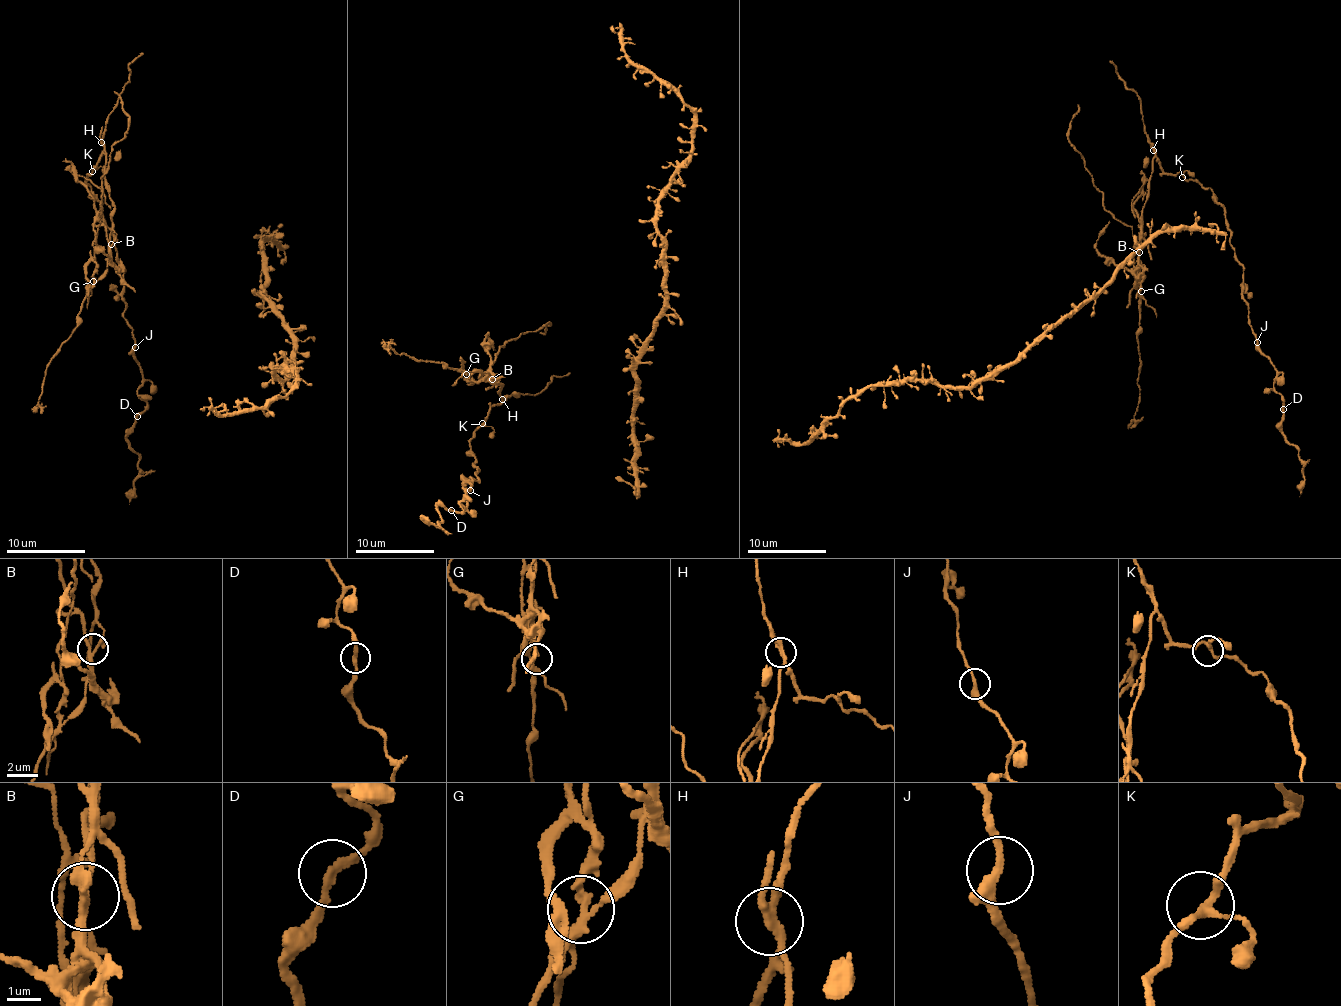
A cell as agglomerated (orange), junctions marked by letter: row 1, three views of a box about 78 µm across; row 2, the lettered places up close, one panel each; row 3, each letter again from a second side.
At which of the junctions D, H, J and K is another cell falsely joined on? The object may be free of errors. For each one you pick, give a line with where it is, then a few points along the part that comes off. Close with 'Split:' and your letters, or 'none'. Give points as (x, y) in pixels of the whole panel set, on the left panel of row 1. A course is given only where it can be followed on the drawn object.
H: Place: (101, 142). Course of the part to remove: (102, 143), (117, 242), (96, 281), (93, 239), (111, 148), (127, 127), (113, 91)
Split: H

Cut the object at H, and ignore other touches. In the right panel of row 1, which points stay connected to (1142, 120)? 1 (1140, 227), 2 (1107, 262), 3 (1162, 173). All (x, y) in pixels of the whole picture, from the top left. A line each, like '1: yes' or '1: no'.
1: no
2: no
3: yes

